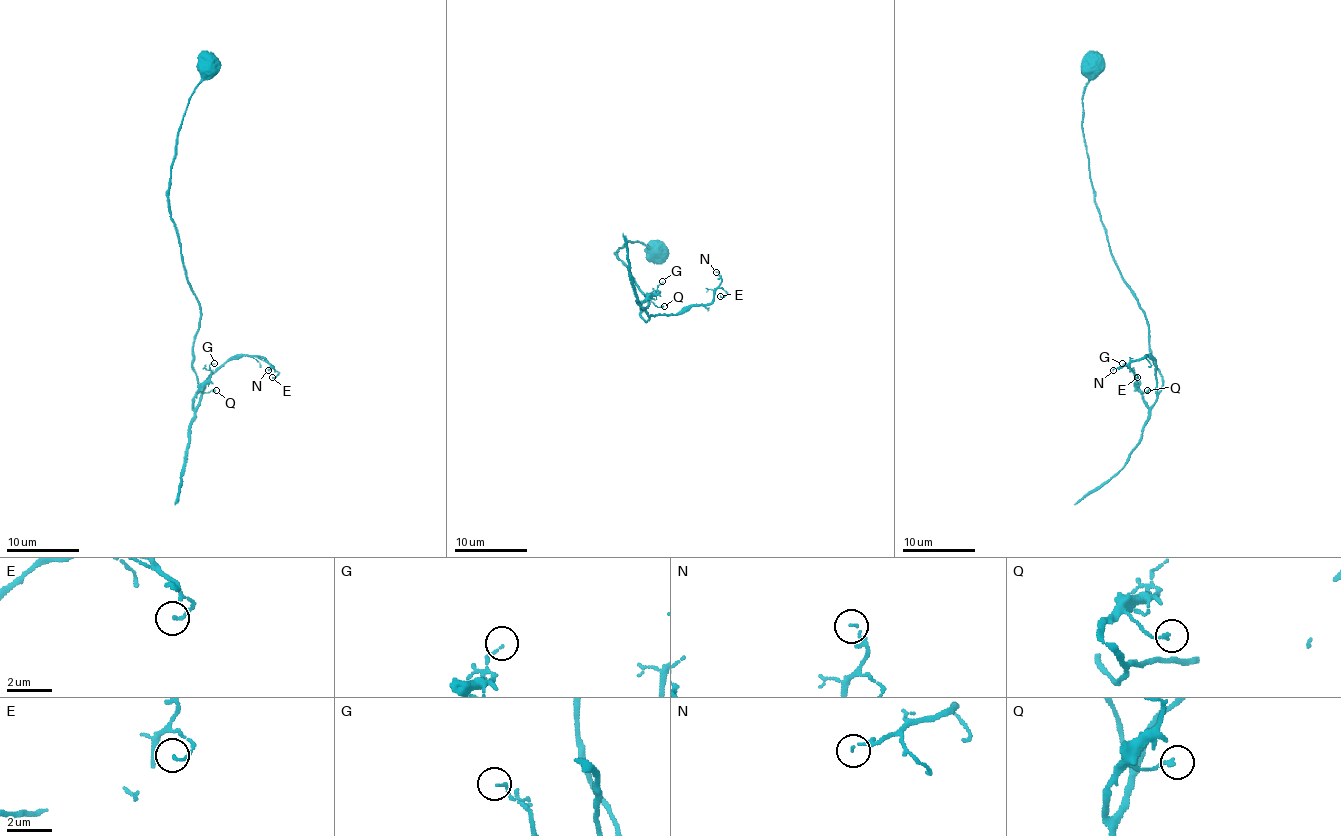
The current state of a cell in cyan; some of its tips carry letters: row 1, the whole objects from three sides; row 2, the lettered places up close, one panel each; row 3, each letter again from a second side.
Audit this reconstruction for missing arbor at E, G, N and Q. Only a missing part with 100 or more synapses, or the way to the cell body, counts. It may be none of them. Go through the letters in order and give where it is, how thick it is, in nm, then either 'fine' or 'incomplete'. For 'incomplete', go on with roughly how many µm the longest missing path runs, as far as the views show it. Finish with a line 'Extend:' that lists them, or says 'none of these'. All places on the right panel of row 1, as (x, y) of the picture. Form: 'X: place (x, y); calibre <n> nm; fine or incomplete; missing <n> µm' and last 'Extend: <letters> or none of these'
E: place (1137, 377); calibre 110 nm; fine
G: place (1122, 363); calibre 80 nm; fine
N: place (1113, 370); calibre 80 nm; fine
Q: place (1147, 390); calibre 140 nm; fine
Extend: none of these

